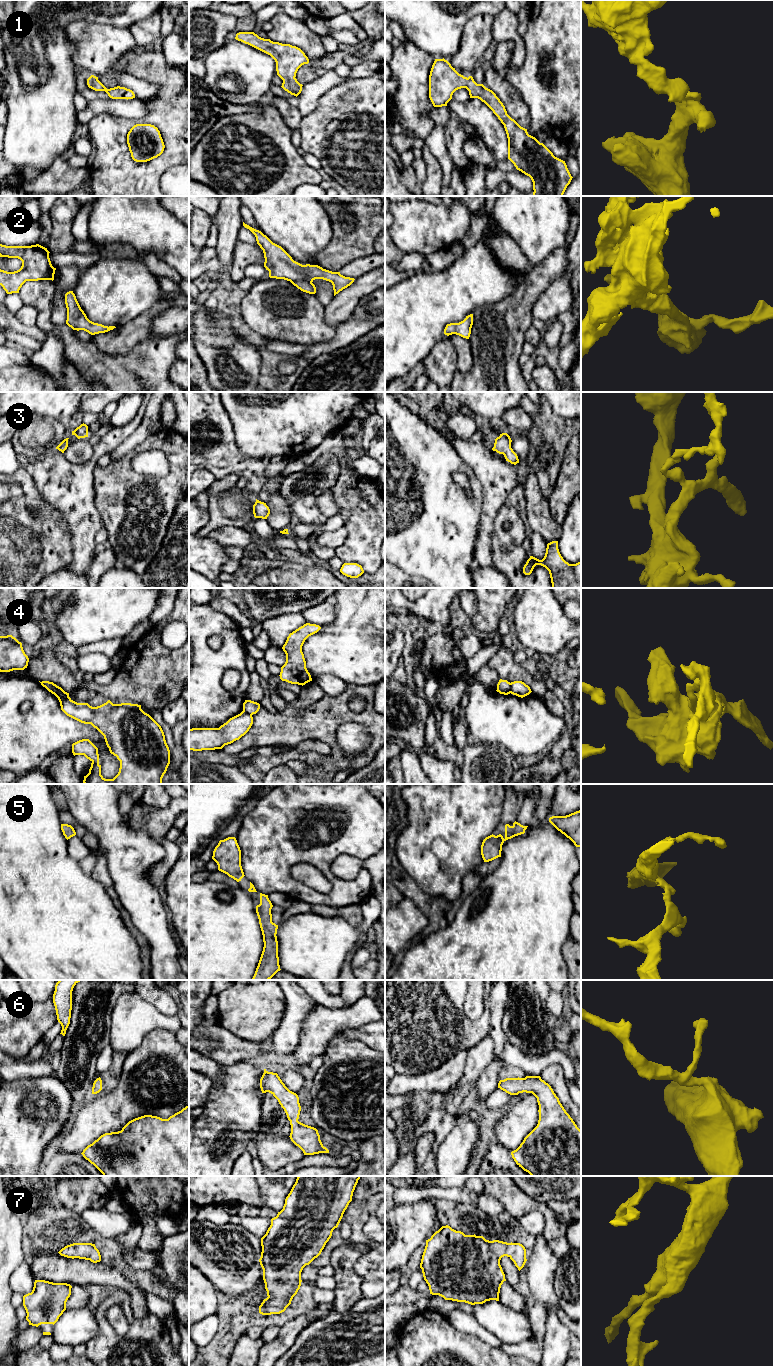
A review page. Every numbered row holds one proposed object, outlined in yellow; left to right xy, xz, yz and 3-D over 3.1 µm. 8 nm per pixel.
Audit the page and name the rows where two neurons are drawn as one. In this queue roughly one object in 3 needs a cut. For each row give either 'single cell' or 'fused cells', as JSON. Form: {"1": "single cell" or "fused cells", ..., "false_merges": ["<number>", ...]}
{"1": "single cell", "2": "single cell", "3": "single cell", "4": "fused cells", "5": "single cell", "6": "single cell", "7": "single cell", "false_merges": ["4"]}

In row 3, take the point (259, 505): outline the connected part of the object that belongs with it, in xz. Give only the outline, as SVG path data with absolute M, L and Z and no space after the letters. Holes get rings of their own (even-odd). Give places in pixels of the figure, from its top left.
M256 499L256 502L253 505L253 514L255 518L267 519L270 514L270 509L266 503Z

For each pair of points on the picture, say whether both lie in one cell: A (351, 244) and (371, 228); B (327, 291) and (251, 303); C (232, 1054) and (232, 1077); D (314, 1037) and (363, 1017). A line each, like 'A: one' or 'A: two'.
A: one
B: two
C: two
D: one

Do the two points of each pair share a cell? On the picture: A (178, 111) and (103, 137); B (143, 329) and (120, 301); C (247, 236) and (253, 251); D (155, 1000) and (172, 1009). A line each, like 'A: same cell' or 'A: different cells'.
A: same cell
B: different cells
C: different cells
D: same cell

